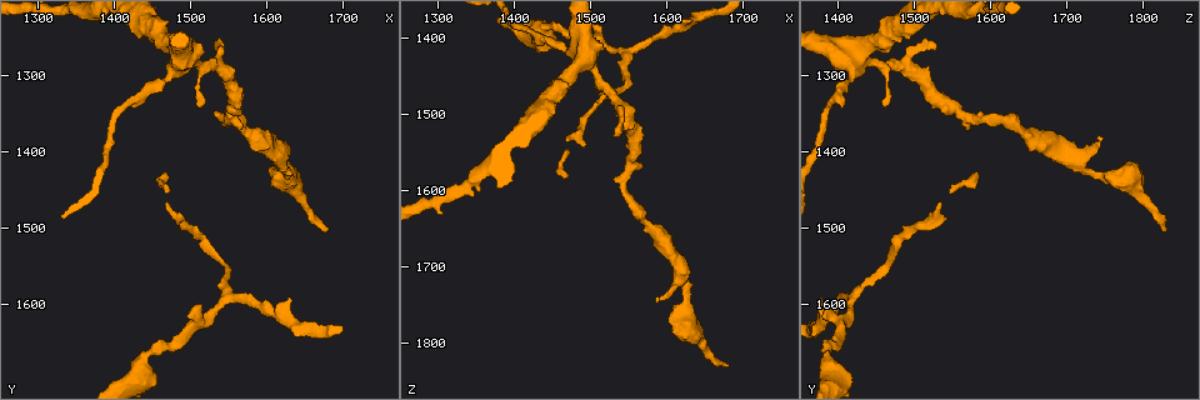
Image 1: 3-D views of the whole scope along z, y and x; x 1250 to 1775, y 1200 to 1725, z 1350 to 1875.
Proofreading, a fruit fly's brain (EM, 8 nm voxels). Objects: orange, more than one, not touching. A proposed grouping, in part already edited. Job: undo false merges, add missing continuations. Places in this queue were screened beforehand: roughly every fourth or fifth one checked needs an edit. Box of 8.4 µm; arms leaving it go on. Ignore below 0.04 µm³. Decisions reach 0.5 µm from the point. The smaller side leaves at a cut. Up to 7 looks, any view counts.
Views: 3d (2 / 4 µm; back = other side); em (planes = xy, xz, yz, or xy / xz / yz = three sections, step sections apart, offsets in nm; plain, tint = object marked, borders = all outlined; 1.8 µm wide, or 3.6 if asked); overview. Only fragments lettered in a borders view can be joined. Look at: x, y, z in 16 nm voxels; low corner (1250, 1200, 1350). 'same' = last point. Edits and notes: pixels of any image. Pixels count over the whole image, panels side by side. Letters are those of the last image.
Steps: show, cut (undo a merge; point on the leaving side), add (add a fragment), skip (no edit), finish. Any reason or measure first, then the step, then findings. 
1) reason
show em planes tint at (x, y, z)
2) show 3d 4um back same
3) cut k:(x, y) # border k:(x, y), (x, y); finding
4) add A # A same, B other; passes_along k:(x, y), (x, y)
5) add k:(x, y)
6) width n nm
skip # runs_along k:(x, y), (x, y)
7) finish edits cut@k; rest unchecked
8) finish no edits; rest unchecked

free end
show em planes borders at (1470, 1465, 1535)

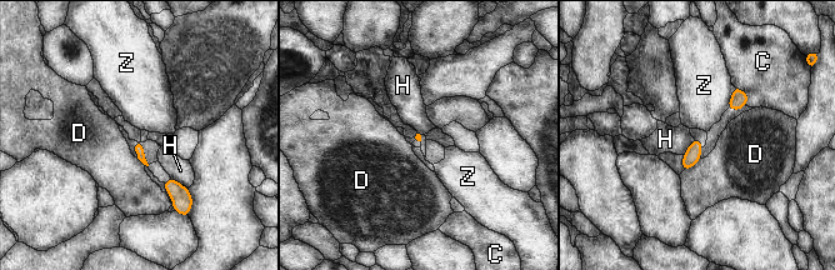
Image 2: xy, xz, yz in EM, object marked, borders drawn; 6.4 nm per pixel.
skip # C other, D other, H other, Z other; border 2:(700, 158), (683, 171); no lettered fragment goes on from it

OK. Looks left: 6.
an open end
show 3d 4um at (1515, 1600, 1385)

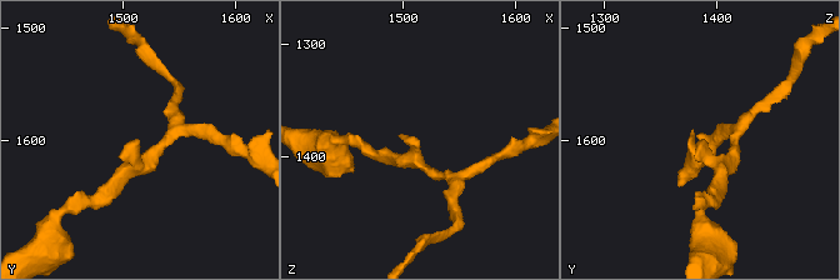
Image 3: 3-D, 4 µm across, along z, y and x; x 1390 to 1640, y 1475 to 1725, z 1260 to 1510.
need the tissue
show em 3.6um planes plain at (1514, 1600, 1386)

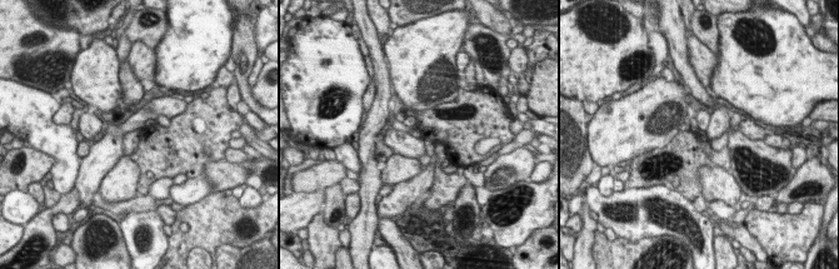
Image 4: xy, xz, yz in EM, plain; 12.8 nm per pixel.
what lies round it
show em 3.6um planes borders same

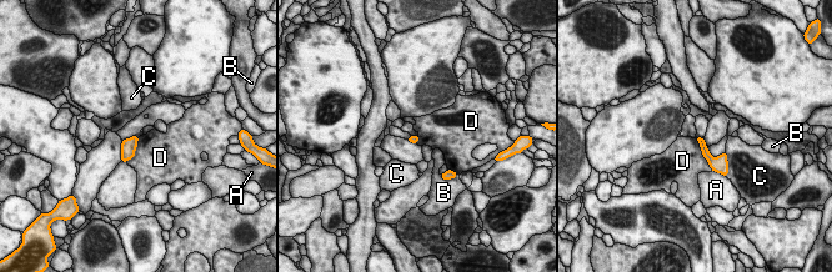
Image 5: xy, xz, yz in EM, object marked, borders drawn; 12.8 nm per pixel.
width 100 nm
skip # A other, B other, C other, D other; border 5:(695, 139), (712, 170); no lettered fragment goes on from it

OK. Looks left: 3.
sharp bend
show 3d 4um at (1490, 1275, 1430)

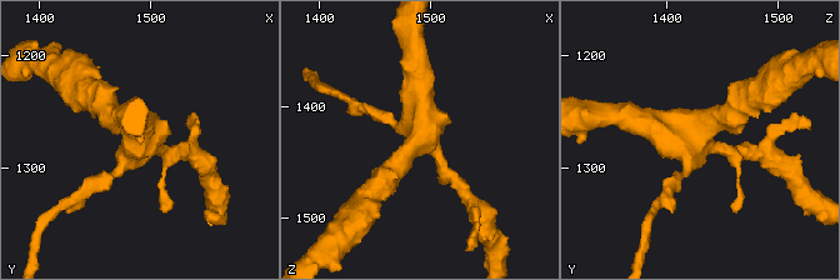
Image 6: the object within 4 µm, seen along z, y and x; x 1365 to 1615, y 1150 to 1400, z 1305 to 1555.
need the tissue
show em xz step 8 borders at (1492, 1272, 1432)

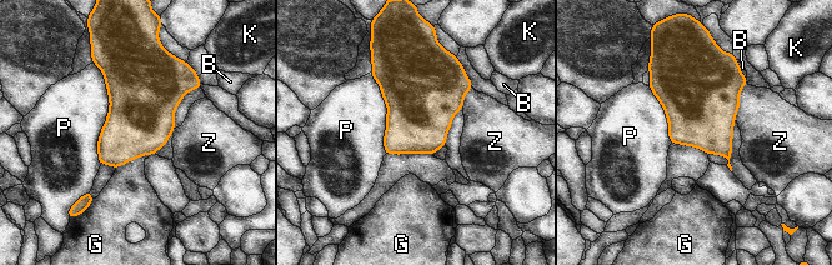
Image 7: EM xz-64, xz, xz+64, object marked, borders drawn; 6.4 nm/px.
longest_contact P 650 nm
skip # B other, G other, K other, P other, Z other; border 7:(149, 154), (143, 154), (115, 168); all the same neuron

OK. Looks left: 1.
finish no edits; rest unchecked

